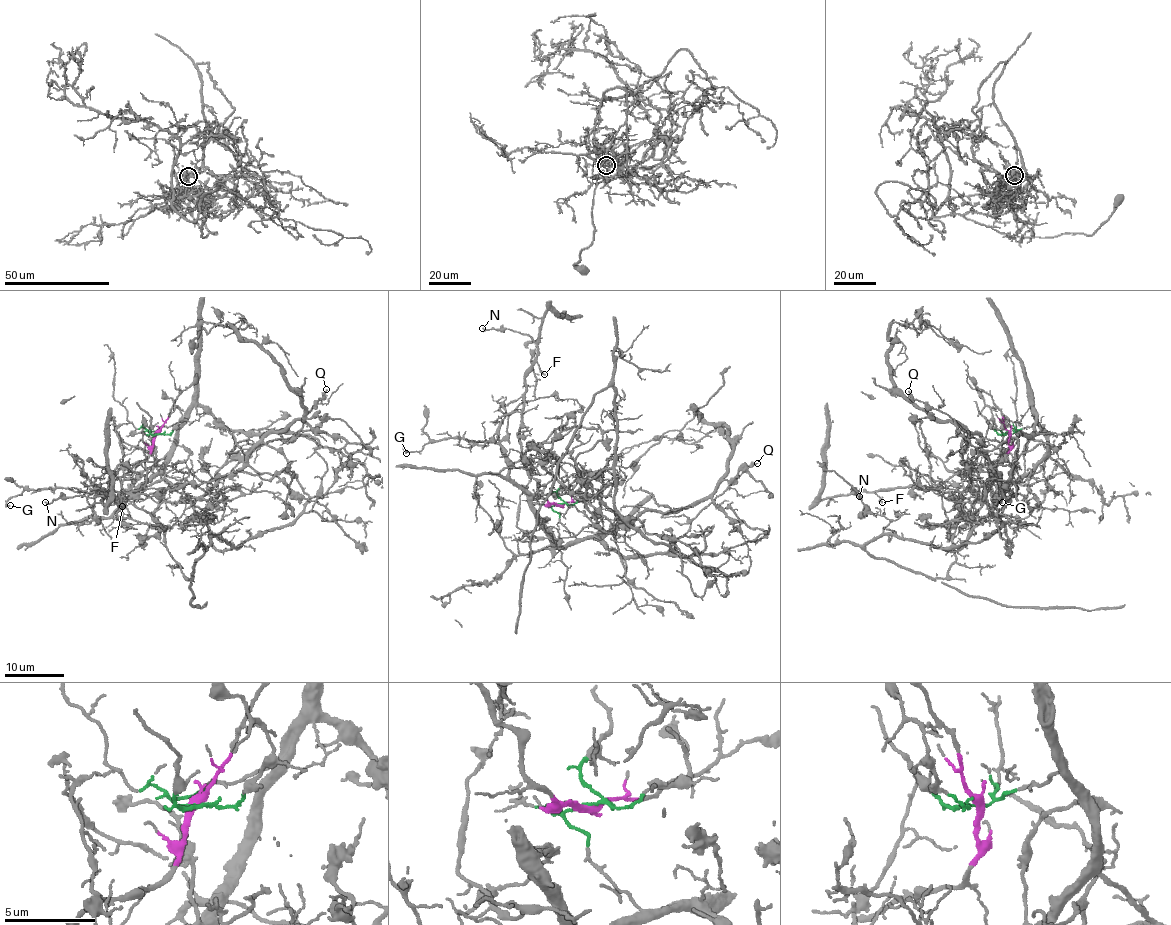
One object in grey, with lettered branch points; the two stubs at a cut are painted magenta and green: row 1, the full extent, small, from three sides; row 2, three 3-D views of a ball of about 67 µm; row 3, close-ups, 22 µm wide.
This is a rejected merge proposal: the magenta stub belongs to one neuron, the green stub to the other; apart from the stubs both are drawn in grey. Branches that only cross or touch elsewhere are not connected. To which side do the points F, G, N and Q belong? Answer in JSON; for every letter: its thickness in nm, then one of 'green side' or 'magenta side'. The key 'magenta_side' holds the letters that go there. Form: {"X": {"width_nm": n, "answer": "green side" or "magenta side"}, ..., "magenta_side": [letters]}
{"F": {"width_nm": 100, "answer": "magenta side"}, "G": {"width_nm": 160, "answer": "green side"}, "N": {"width_nm": 150, "answer": "magenta side"}, "Q": {"width_nm": 160, "answer": "green side"}, "magenta_side": ["F", "N"]}

